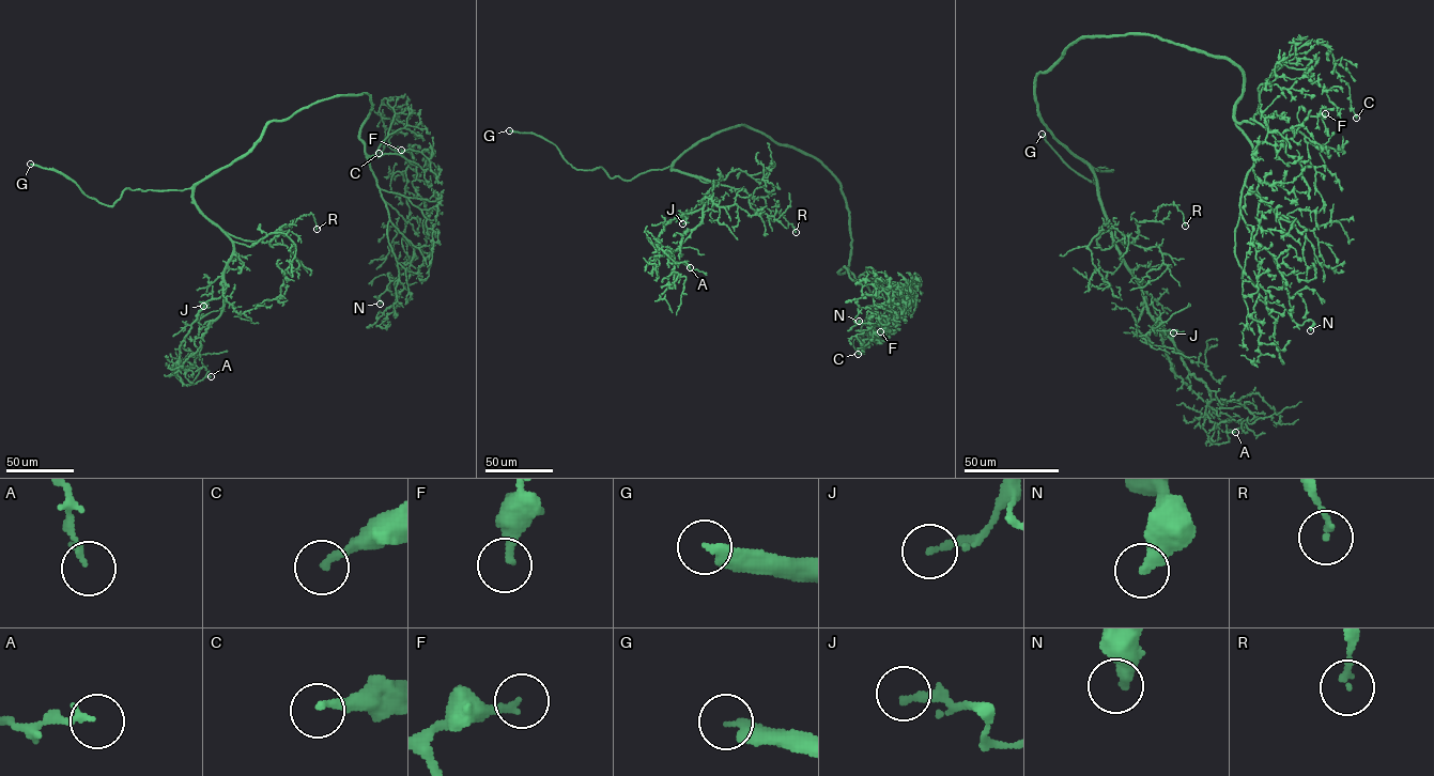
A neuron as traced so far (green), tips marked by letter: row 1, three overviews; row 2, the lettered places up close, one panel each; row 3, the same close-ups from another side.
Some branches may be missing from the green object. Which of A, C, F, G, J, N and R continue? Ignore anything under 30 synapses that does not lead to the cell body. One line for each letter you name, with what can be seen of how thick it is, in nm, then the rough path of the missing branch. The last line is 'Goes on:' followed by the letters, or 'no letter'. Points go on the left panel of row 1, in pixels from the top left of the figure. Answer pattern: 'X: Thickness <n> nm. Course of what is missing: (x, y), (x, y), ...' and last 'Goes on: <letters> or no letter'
F: Thickness 240 nm. Course of what is missing: (401, 150), (403, 163)
G: Thickness 320 nm
Goes on: F, G

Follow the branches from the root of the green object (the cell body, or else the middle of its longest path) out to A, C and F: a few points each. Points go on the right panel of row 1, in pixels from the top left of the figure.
A: (1051, 66), (1035, 78), (1041, 119), (1090, 167), (1172, 371), (1207, 403), (1208, 439), (1235, 432)
C: (1051, 66), (1078, 39), (1152, 34), (1230, 58), (1243, 75), (1242, 122), (1314, 41), (1356, 118)
F: (1051, 66), (1078, 39), (1152, 34), (1227, 57), (1242, 70), (1237, 122), (1253, 119), (1282, 134), (1325, 113)

